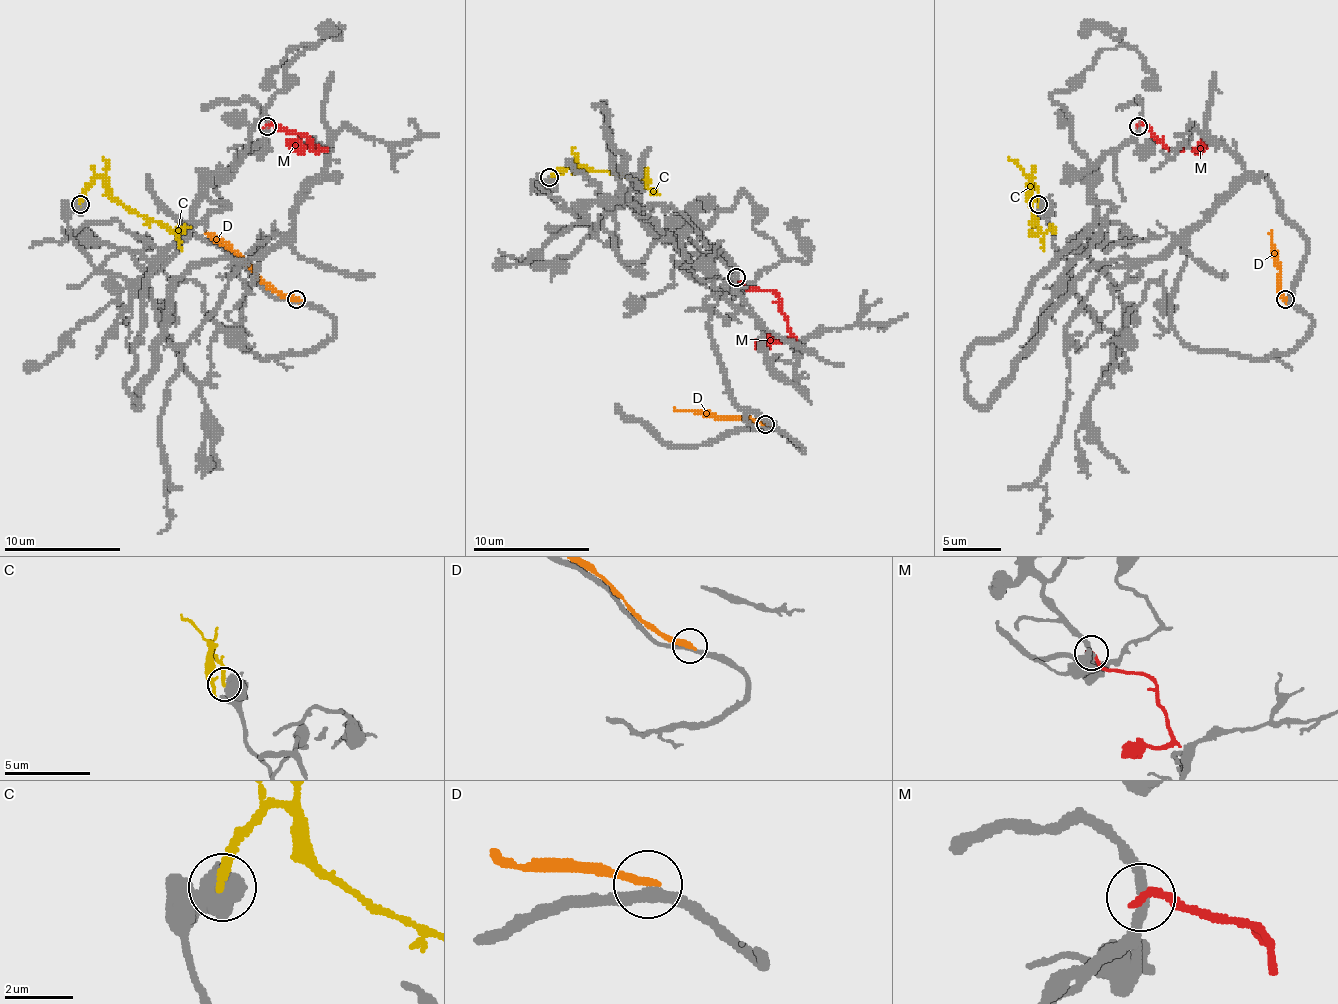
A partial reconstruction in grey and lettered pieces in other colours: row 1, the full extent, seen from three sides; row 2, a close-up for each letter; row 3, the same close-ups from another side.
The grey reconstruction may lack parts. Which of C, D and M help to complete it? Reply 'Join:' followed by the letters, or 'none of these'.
Join: none of these

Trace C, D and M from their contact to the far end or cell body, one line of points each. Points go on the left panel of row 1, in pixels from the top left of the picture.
C: (79, 204), (79, 195), (100, 177), (117, 201), (176, 233), (190, 227)
D: (295, 300), (281, 297), (205, 230)
M: (266, 125), (304, 134), (316, 151), (321, 148), (286, 142)

